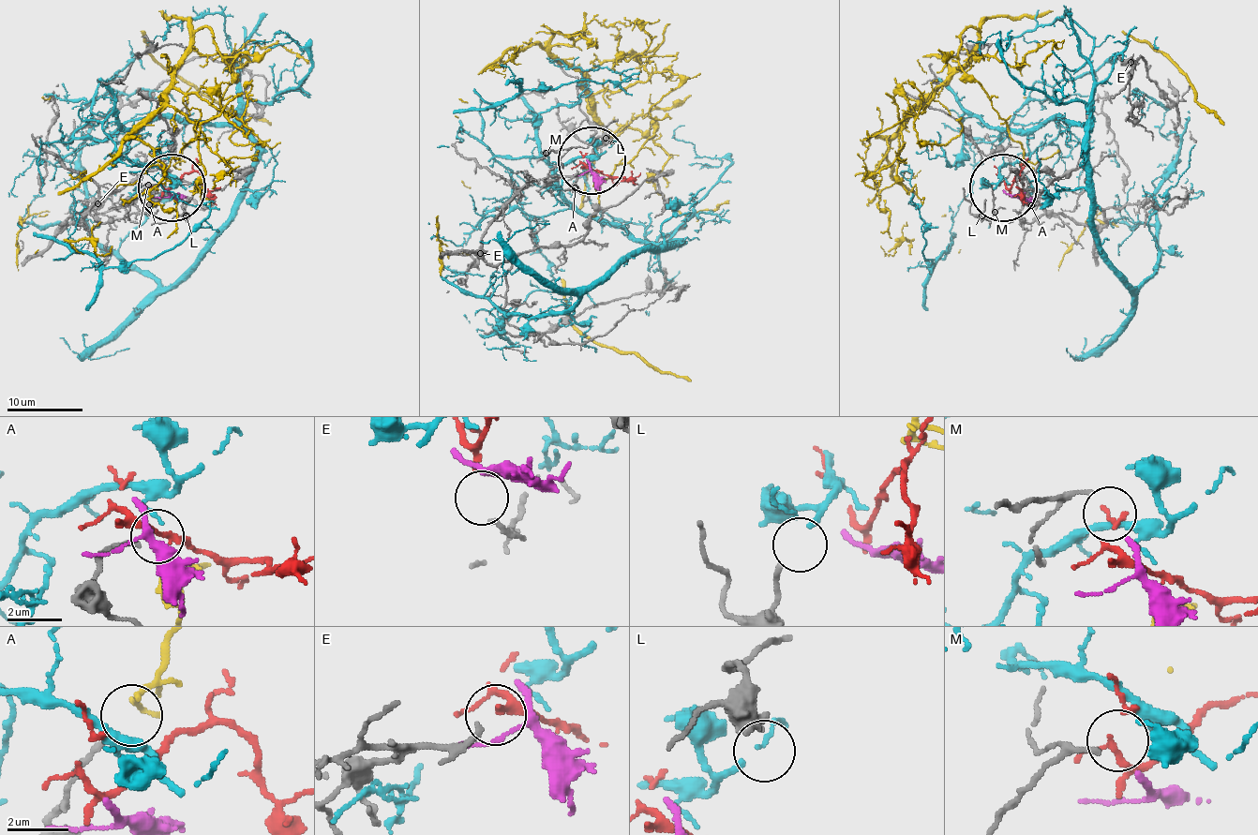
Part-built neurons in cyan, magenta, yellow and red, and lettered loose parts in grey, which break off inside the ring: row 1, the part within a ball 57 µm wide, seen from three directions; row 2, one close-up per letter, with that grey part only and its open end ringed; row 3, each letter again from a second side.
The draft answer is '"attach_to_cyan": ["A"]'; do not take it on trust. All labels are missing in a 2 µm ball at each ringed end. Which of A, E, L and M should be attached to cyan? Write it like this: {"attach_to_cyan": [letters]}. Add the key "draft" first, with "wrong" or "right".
{"draft": "wrong", "attach_to_cyan": ["L"]}

